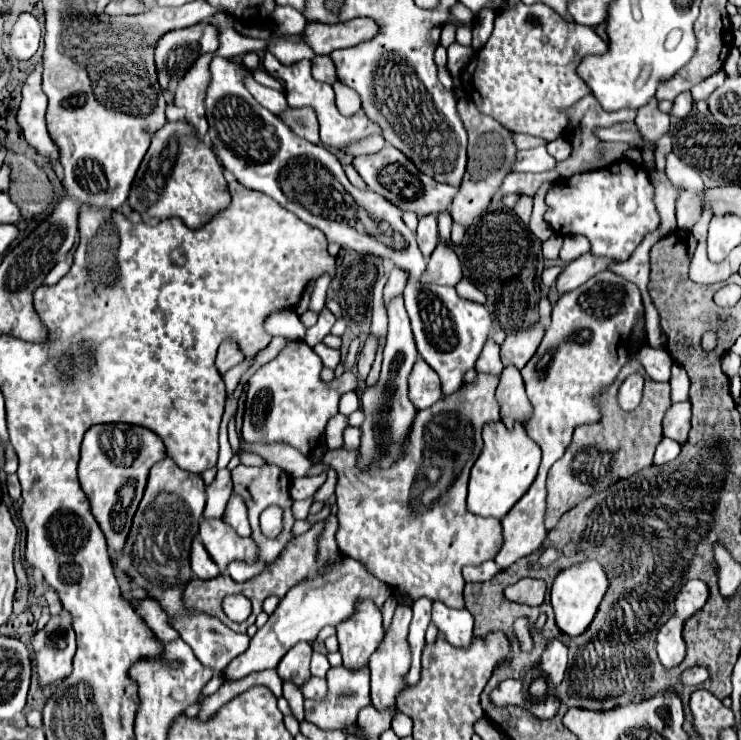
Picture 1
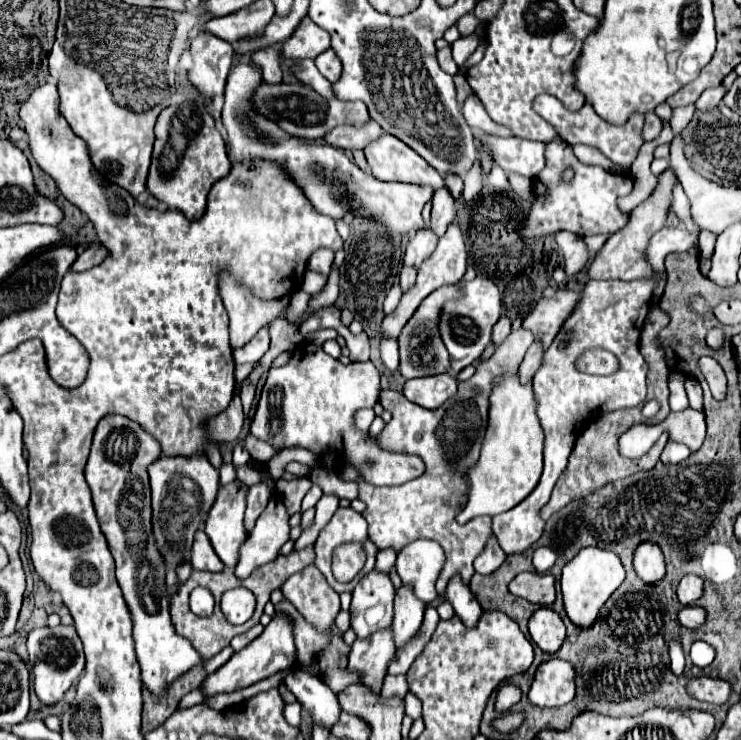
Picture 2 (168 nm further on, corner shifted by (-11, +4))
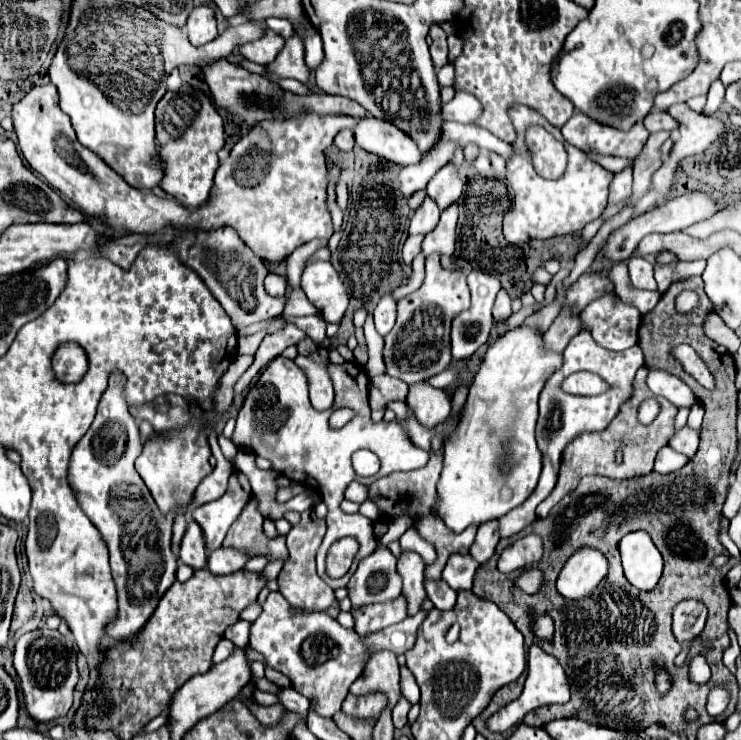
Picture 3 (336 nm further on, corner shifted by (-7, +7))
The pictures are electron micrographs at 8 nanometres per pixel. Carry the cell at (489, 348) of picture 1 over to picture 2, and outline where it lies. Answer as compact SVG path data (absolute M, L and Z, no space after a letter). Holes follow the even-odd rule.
M501 316L499 318L499 322L493 326L493 344L495 346L501 346L505 340L507 340L507 336L511 334L511 320L509 318L505 318L505 316Z

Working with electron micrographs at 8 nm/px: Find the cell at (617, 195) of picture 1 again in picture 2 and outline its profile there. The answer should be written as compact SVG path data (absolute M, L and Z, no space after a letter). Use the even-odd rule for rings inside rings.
M555 138L547 144L547 166L533 178L535 202L531 206L529 216L523 222L523 236L545 236L557 234L561 230L569 230L577 236L591 234L615 234L623 230L629 222L629 214L617 206L617 200L623 194L633 192L633 178L629 174L617 174L603 170L601 166L589 166L579 162L569 144L561 138ZM571 168L575 172L571 182L565 182L561 174Z

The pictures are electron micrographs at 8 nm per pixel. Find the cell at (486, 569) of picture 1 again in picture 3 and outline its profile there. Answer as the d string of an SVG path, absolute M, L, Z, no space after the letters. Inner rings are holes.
M491 521L491 523L479 525L477 535L475 535L475 541L473 541L469 553L479 563L485 563L495 553L495 547L497 547L499 539L501 539L501 535L499 535L499 521Z

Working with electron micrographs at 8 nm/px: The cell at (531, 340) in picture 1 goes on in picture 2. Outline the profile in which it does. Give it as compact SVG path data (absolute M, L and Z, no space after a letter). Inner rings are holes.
M559 290L553 298L541 298L541 302L535 306L535 310L523 320L523 328L533 332L535 340L543 344L547 350L557 336L559 328L567 320L567 314L575 308L575 302L579 300L577 292L565 292Z

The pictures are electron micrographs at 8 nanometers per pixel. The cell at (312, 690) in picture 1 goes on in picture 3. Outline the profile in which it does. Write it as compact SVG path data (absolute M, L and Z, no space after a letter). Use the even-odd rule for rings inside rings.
M375 651L371 653L367 667L351 685L353 695L365 695L371 691L381 691L389 697L389 707L395 707L399 701L399 665L397 657L391 651Z

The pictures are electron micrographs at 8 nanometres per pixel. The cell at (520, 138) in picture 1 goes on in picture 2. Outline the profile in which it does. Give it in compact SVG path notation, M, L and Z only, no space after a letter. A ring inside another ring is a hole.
M473 96L463 104L463 114L467 116L467 122L471 124L473 130L485 132L485 134L493 134L493 136L513 136L513 132L505 126L497 126L485 112L483 106L479 104L479 100Z

